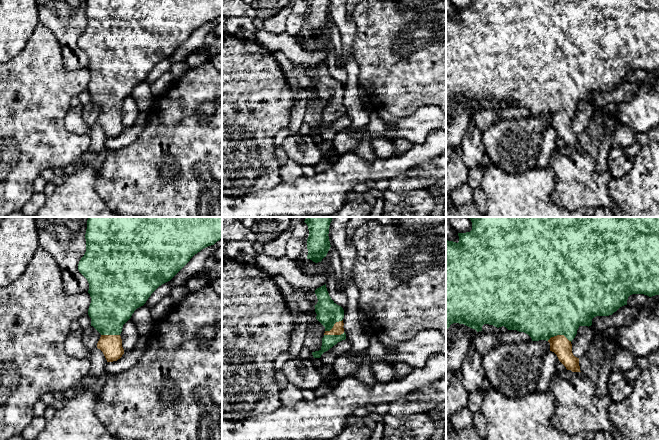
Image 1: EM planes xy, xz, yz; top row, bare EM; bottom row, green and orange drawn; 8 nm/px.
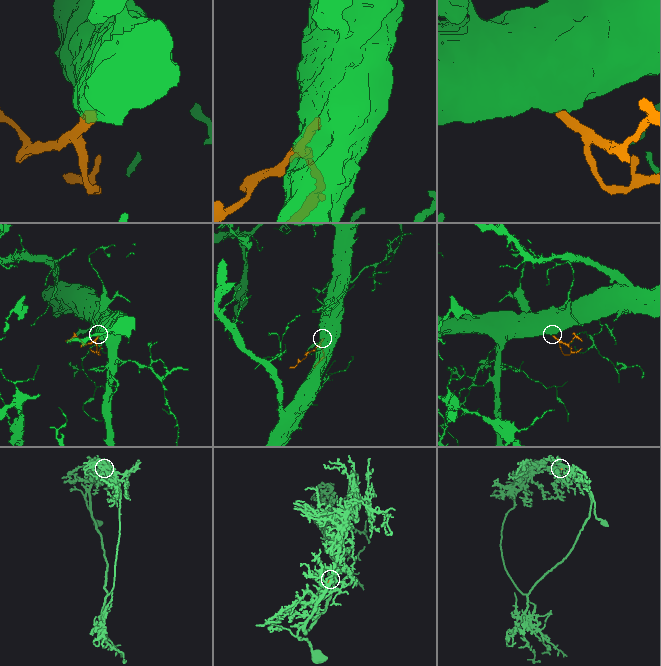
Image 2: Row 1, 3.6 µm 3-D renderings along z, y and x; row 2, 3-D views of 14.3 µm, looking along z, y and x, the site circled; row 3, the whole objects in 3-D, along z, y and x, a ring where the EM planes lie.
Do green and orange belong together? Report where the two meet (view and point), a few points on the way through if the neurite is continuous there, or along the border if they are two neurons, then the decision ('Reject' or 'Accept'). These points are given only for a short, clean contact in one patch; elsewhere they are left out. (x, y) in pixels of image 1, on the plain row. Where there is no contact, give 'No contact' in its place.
Touches green at yz (559, 110). Path across: yz (556, 79), (556, 96), (559, 110), (560, 121). Accept

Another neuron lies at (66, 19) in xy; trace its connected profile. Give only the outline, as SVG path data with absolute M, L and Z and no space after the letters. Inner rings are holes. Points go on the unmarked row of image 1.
M36 0L40 22L47 27L59 42L64 67L67 70L88 68L89 59L79 48L78 40L86 28L87 0Z

